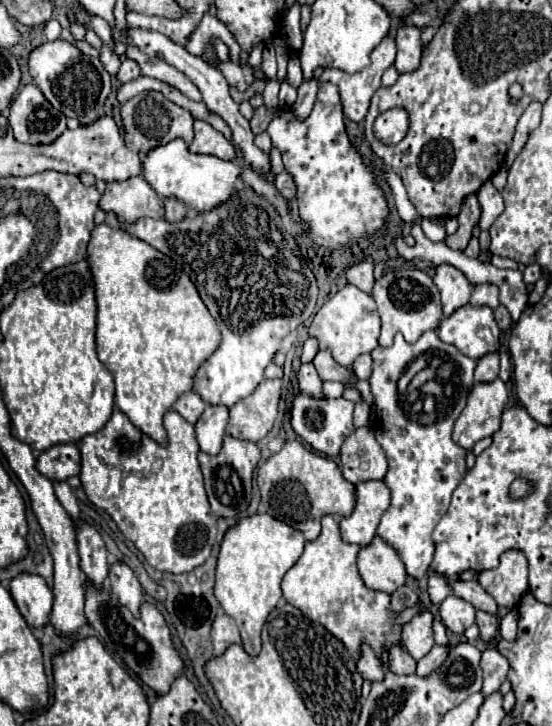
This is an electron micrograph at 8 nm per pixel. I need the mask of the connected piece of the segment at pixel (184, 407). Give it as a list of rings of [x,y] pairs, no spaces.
[[[184,392],[172,406],[182,418],[186,418],[190,424],[194,424],[200,414],[204,412],[206,408],[206,402],[196,394],[196,392]]]

